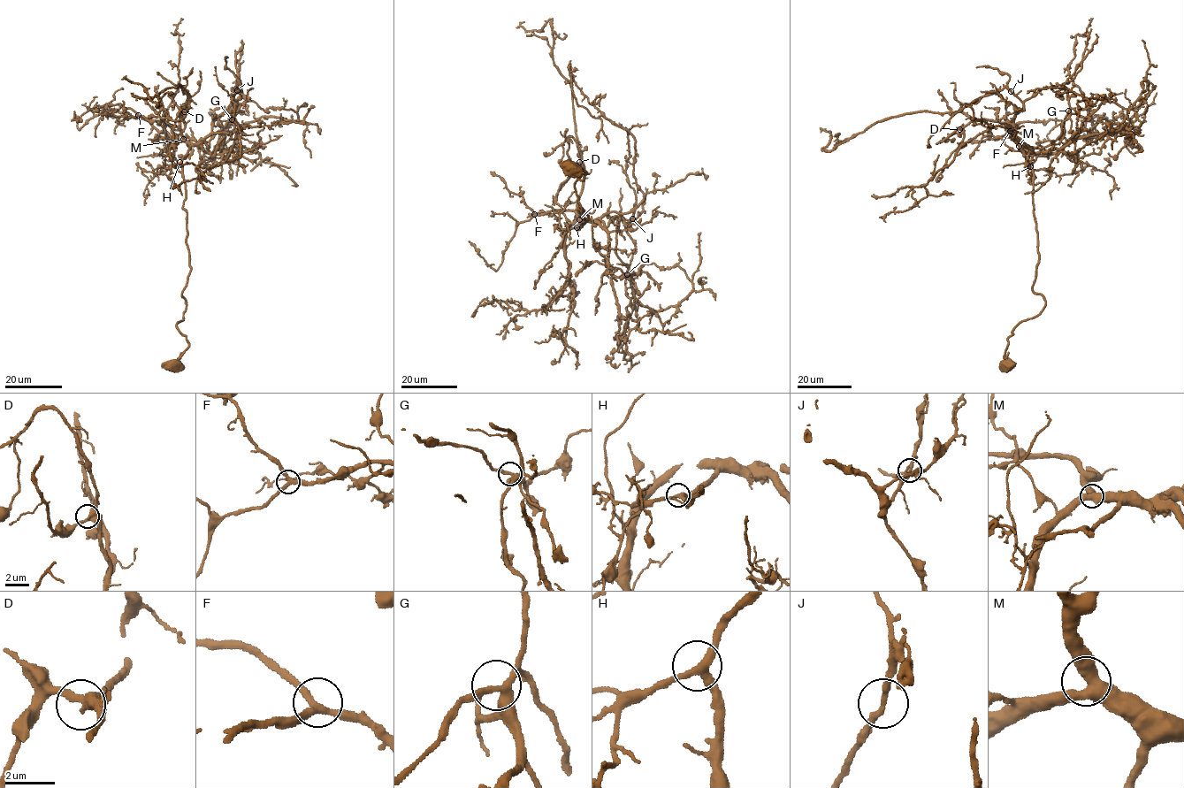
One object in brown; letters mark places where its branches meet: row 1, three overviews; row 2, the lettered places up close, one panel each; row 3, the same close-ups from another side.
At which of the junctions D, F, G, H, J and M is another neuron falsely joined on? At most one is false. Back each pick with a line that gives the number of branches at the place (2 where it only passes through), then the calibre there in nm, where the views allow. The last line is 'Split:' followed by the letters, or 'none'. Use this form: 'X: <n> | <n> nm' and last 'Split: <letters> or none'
Split: none

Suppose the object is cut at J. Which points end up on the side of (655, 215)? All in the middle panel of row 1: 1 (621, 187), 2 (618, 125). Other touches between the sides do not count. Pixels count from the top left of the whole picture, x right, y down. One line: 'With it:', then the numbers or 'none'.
With it: 2

